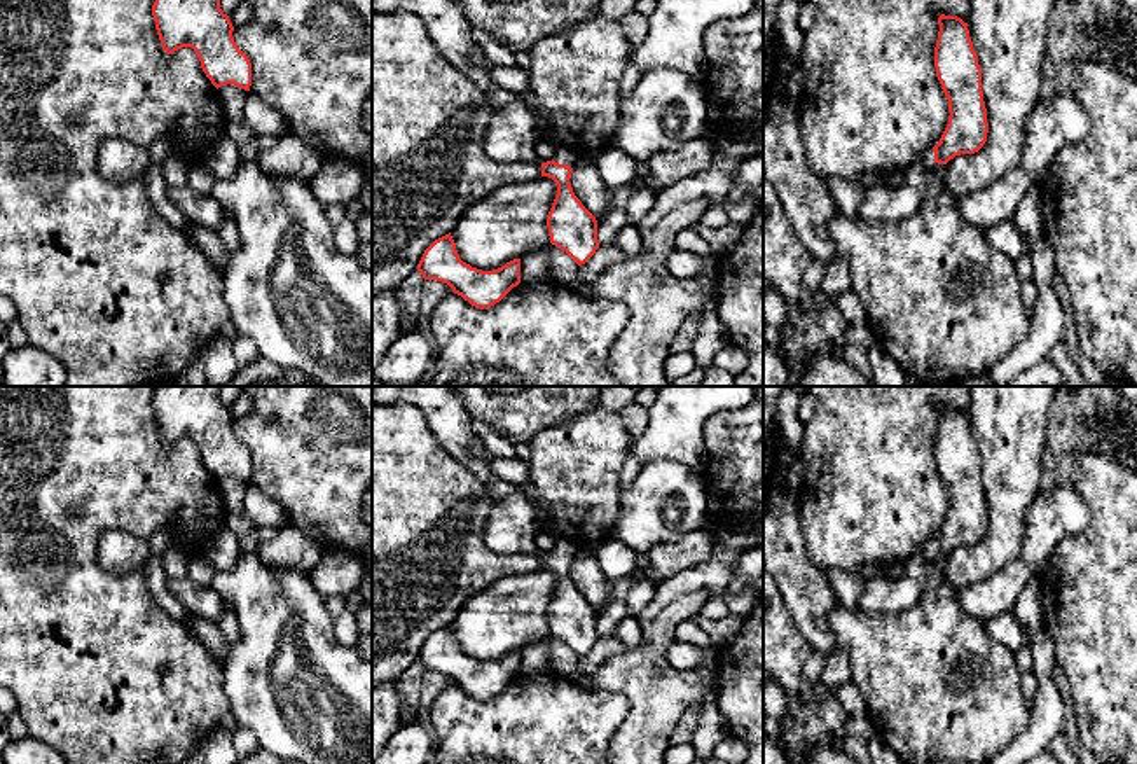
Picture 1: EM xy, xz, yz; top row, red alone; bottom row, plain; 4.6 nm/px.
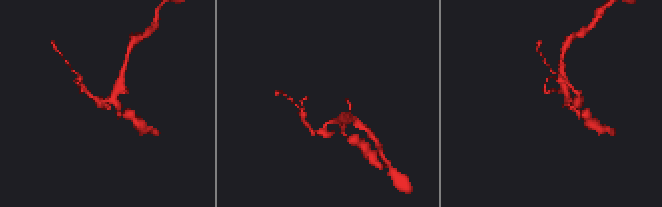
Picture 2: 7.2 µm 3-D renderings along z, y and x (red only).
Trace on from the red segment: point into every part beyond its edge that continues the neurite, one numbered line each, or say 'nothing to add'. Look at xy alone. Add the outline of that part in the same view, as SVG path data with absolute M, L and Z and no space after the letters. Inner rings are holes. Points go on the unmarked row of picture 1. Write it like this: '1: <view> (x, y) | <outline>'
nothing to add

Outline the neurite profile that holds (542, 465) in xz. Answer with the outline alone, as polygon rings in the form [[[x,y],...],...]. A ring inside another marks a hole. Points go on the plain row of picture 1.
[[[606,407],[538,432],[526,463],[538,530],[599,545],[618,519],[620,472],[632,437]]]

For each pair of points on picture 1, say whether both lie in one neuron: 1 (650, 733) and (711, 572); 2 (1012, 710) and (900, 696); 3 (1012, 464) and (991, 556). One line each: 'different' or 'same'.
1: same
2: same
3: same

